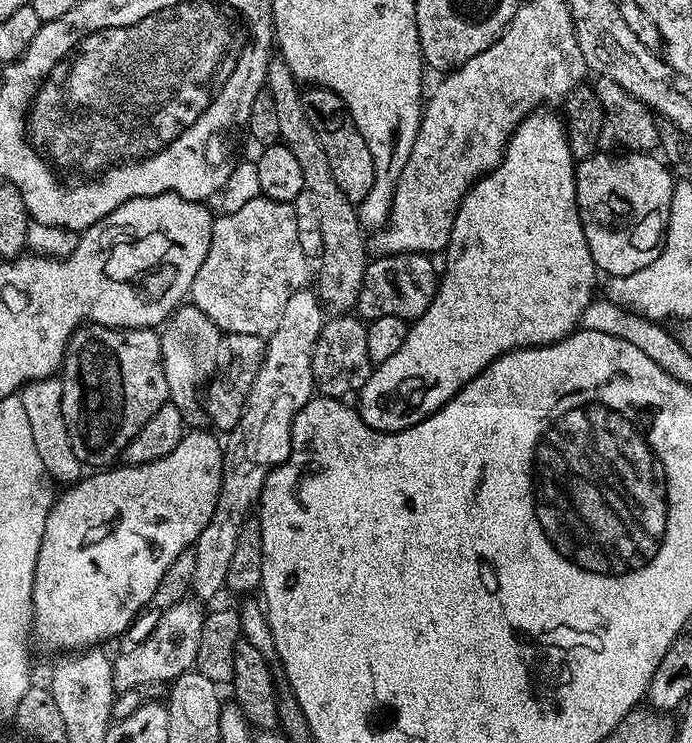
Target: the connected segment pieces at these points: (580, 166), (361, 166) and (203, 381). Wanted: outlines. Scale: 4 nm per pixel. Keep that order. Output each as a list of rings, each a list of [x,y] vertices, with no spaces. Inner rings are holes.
[[[600,150],[596,155],[587,156],[585,160],[577,163],[576,205],[586,234],[586,242],[590,246],[590,254],[601,273],[608,272],[609,277],[634,274],[634,270],[642,270],[650,266],[654,258],[658,258],[660,246],[664,242],[664,233],[668,231],[673,187],[673,173],[667,163],[656,154],[630,151],[609,154]]]
[[[305,87],[301,91],[300,101],[302,110],[306,110],[306,118],[310,118],[310,126],[314,126],[318,134],[318,142],[322,142],[322,150],[326,150],[326,162],[330,162],[334,182],[338,182],[342,194],[346,194],[346,198],[350,198],[350,202],[358,206],[374,186],[374,158],[370,158],[366,138],[358,134],[358,126],[354,126],[354,118],[350,118],[346,102],[342,102],[342,98],[329,88]]]
[[[191,302],[177,308],[164,321],[159,334],[169,401],[178,405],[185,414],[201,411],[202,389],[217,375],[221,367],[220,351],[225,351],[225,337],[216,323]]]

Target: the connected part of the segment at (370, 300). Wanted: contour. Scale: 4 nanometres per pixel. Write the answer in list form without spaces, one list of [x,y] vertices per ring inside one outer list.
[[[396,252],[393,256],[377,255],[364,271],[362,290],[358,294],[355,311],[365,321],[378,318],[402,318],[417,320],[430,306],[436,296],[438,272],[429,257],[422,252]]]

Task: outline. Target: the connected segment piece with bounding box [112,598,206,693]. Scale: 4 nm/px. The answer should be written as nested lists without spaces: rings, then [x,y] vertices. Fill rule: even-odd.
[[[185,598],[180,603],[170,606],[160,614],[158,626],[154,626],[154,630],[150,634],[150,638],[146,638],[146,642],[142,642],[138,646],[134,646],[134,650],[129,652],[120,652],[115,659],[112,660],[112,684],[116,687],[117,693],[125,692],[131,688],[139,688],[141,686],[152,686],[152,683],[160,684],[177,680],[182,673],[189,671],[196,663],[196,655],[198,654],[198,641],[202,638],[202,622],[204,621],[205,609],[200,609],[201,605],[195,599]]]

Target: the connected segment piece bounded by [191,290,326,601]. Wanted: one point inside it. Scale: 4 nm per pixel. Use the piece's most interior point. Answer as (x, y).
(262, 439)

